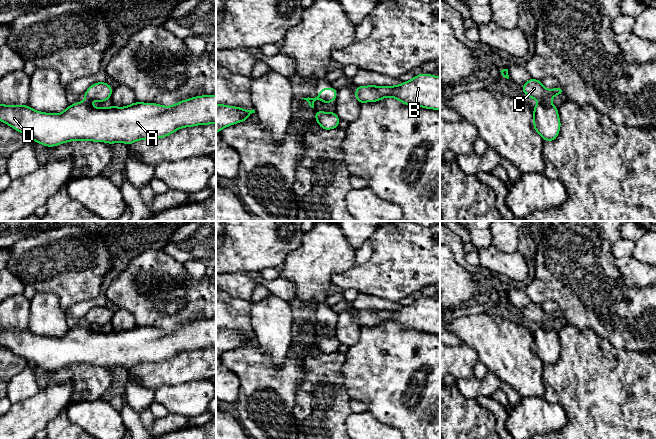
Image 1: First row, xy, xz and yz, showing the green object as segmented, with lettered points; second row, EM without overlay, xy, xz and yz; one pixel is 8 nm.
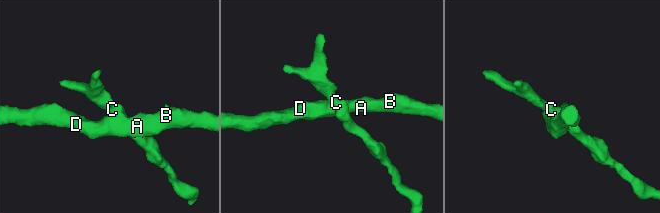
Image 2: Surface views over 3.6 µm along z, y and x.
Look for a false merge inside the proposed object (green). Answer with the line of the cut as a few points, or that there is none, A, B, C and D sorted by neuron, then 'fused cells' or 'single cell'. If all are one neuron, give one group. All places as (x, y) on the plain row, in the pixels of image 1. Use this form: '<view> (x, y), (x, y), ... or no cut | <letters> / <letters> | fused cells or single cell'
yz (540, 324), (549, 325) | A B D / C | fused cells

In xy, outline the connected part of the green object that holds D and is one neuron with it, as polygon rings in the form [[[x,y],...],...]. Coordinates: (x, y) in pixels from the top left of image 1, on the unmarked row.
[[[216,319],[195,320],[172,330],[136,325],[125,331],[96,332],[87,325],[76,326],[60,338],[39,336],[28,329],[0,328],[0,344],[47,371],[80,364],[130,369],[138,364],[167,361],[180,352],[216,348]]]

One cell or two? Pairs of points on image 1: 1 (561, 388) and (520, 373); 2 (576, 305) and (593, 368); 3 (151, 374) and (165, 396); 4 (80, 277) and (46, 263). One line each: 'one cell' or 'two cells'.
1: two cells
2: two cells
3: two cells
4: one cell

